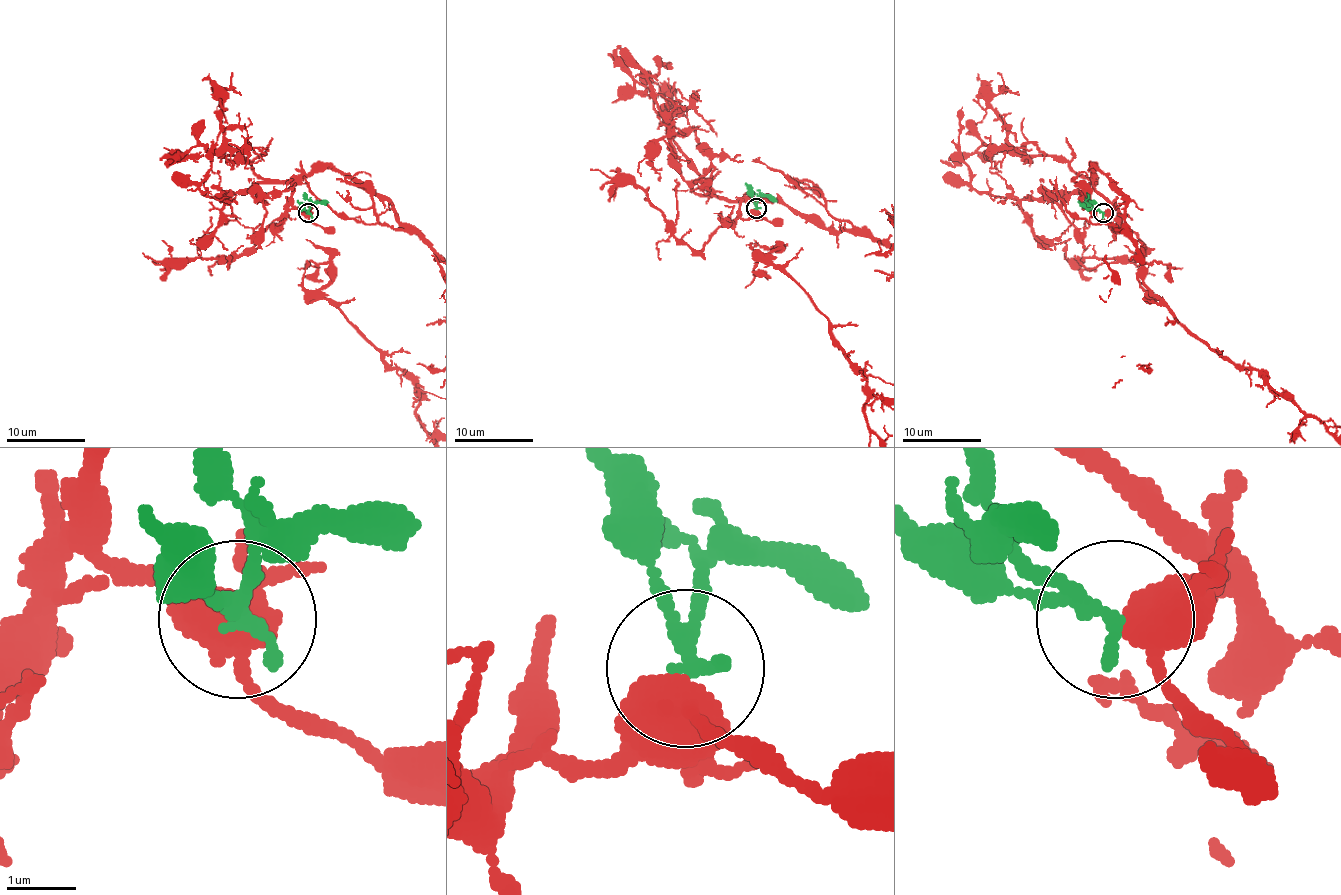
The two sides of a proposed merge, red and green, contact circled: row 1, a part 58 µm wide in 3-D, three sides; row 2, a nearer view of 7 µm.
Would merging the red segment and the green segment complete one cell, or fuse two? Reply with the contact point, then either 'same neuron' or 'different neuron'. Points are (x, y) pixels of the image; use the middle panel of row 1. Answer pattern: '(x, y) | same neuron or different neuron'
(756, 208) | same neuron

